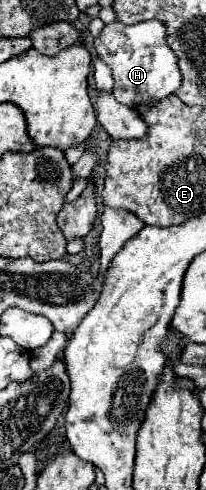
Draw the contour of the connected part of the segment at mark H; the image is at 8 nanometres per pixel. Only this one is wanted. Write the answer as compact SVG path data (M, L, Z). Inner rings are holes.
M158 20L140 22L134 26L112 22L94 40L94 48L114 76L114 98L124 106L154 106L160 100L176 94L182 84L178 56L168 44L166 26Z

